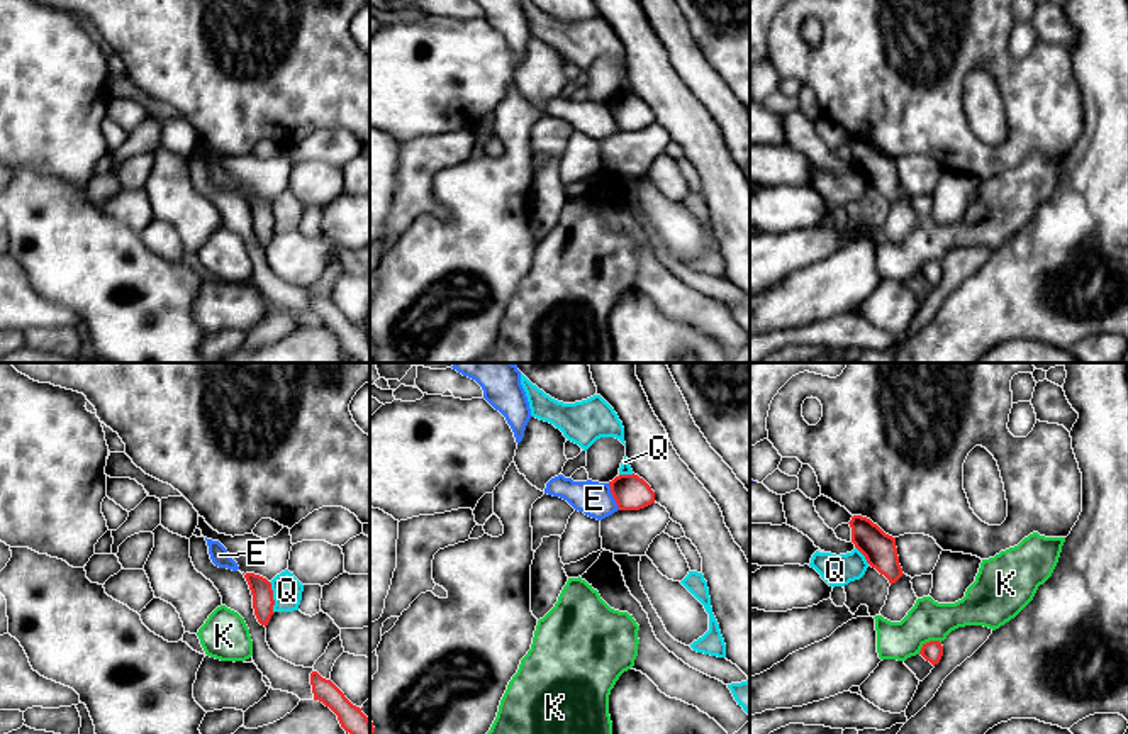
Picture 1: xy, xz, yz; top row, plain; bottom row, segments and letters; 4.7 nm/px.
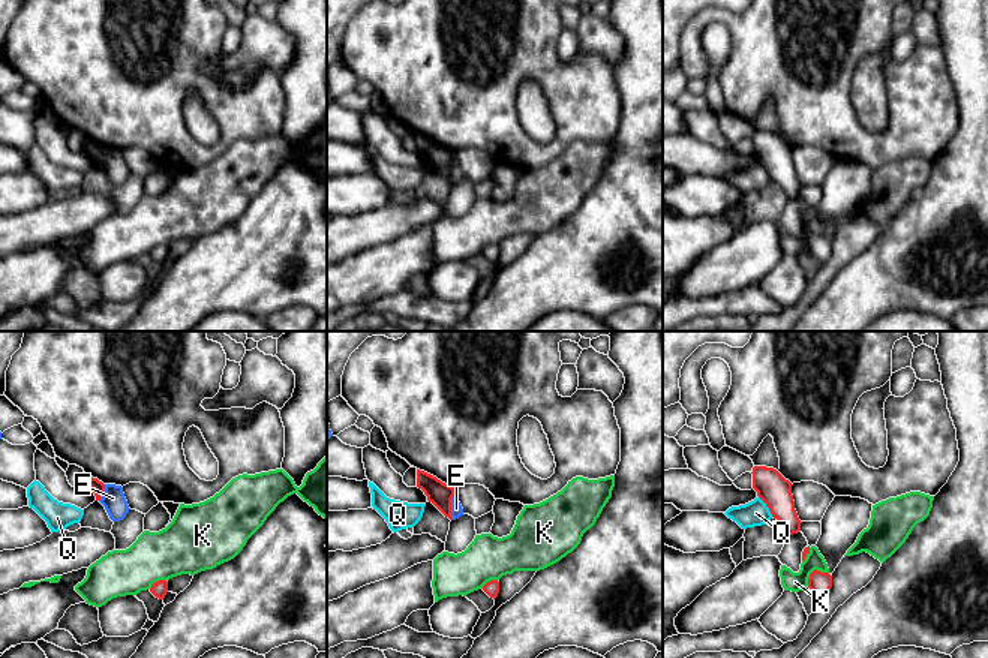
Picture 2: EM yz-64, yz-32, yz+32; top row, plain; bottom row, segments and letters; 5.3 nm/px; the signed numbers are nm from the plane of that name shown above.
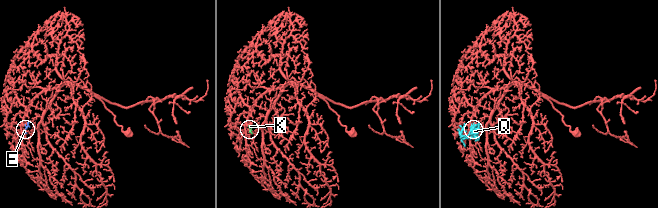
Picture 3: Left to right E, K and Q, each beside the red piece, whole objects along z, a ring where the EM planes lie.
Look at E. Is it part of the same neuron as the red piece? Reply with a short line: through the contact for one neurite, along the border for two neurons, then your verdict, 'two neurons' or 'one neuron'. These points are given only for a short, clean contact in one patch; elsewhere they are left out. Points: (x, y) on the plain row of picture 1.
xz (608, 104), (619, 129) | two neurons

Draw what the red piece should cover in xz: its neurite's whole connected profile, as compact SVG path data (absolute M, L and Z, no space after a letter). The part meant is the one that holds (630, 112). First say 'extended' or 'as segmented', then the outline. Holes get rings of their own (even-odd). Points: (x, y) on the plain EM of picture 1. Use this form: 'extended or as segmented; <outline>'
as segmented; M619 95L609 102L619 131L639 131L655 124L655 112L638 95Z

